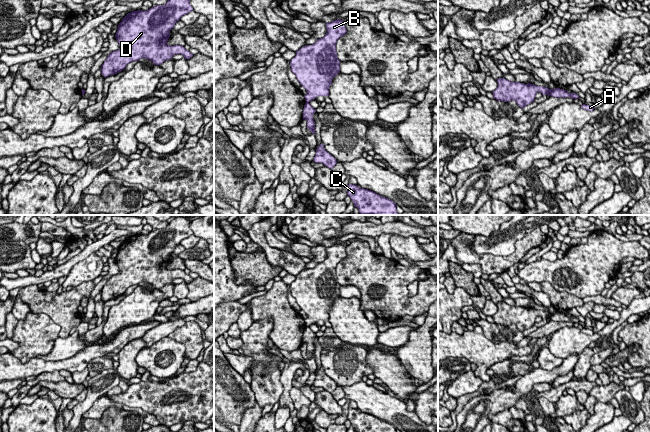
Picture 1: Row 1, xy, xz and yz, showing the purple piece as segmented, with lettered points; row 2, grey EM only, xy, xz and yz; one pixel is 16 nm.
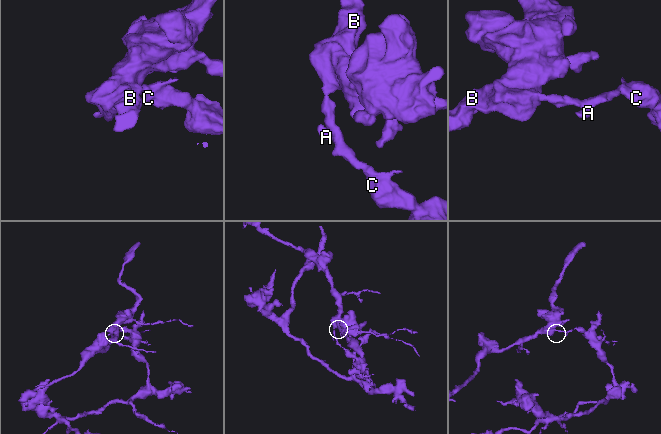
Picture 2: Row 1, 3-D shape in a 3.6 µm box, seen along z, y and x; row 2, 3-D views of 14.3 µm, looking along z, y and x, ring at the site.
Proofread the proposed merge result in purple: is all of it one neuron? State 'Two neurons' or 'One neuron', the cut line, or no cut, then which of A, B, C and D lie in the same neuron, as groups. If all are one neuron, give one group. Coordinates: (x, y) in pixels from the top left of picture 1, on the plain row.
Two neurons. Split along yz (550, 313), (548, 318). Groups: A C / B D

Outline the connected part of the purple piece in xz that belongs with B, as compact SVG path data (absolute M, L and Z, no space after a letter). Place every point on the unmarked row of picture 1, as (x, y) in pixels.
M341 243L326 247L327 257L325 260L318 263L314 268L306 269L297 274L296 280L290 285L292 296L307 315L307 318L304 319L306 326L310 326L318 320L329 320L332 303L340 297L341 285L337 281L336 267L347 256L345 248Z

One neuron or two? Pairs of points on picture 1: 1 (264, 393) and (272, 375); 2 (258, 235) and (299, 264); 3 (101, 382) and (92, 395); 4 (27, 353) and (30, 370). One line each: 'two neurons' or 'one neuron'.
1: one neuron
2: one neuron
3: one neuron
4: two neurons

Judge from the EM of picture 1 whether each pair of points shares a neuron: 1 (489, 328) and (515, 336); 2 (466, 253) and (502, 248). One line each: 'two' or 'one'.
1: one
2: two

